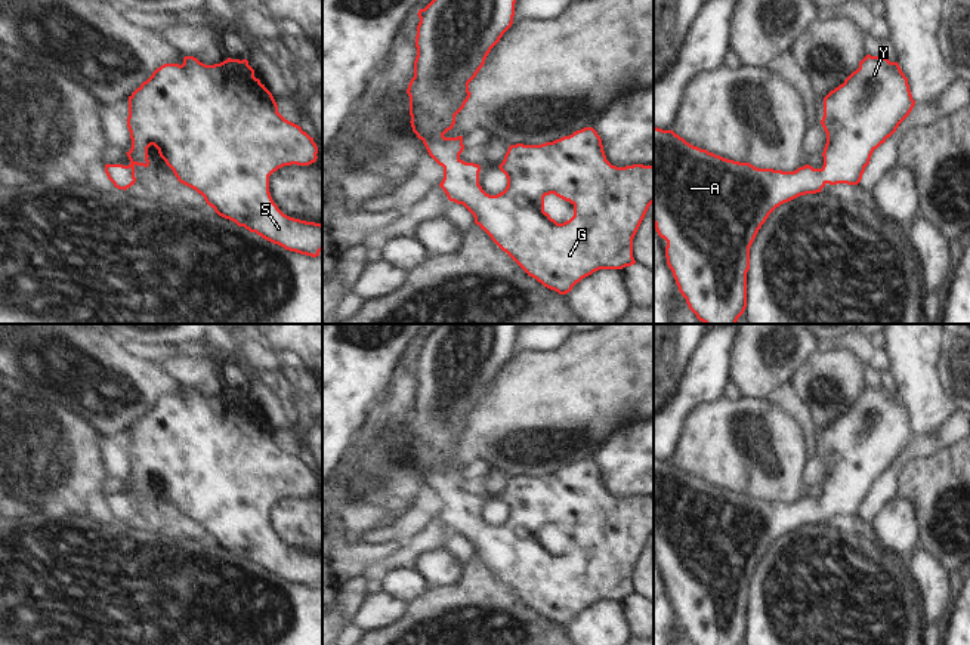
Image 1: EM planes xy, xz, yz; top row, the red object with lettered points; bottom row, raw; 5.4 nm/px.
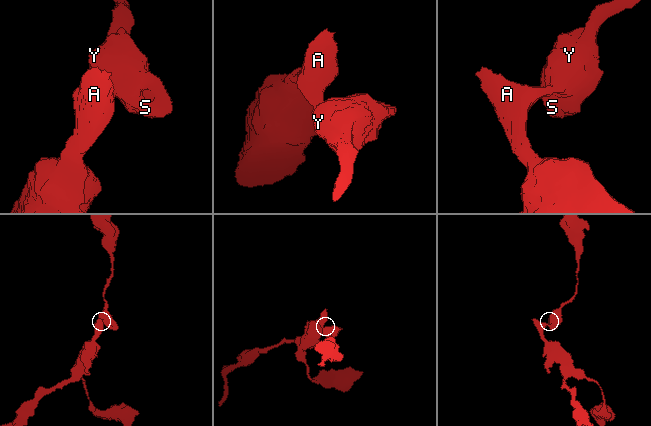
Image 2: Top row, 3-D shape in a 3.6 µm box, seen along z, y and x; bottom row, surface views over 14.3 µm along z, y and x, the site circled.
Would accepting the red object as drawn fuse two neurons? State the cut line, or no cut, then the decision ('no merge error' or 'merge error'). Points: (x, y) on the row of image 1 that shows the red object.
no cut; no merge error

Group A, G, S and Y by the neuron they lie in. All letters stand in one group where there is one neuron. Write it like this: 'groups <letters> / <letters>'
groups A G S Y

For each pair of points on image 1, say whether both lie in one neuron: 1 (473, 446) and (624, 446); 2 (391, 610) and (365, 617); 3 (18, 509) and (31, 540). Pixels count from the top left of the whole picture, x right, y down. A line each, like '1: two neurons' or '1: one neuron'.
1: two neurons
2: one neuron
3: two neurons

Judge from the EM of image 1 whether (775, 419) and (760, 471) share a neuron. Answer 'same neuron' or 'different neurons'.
same neuron

